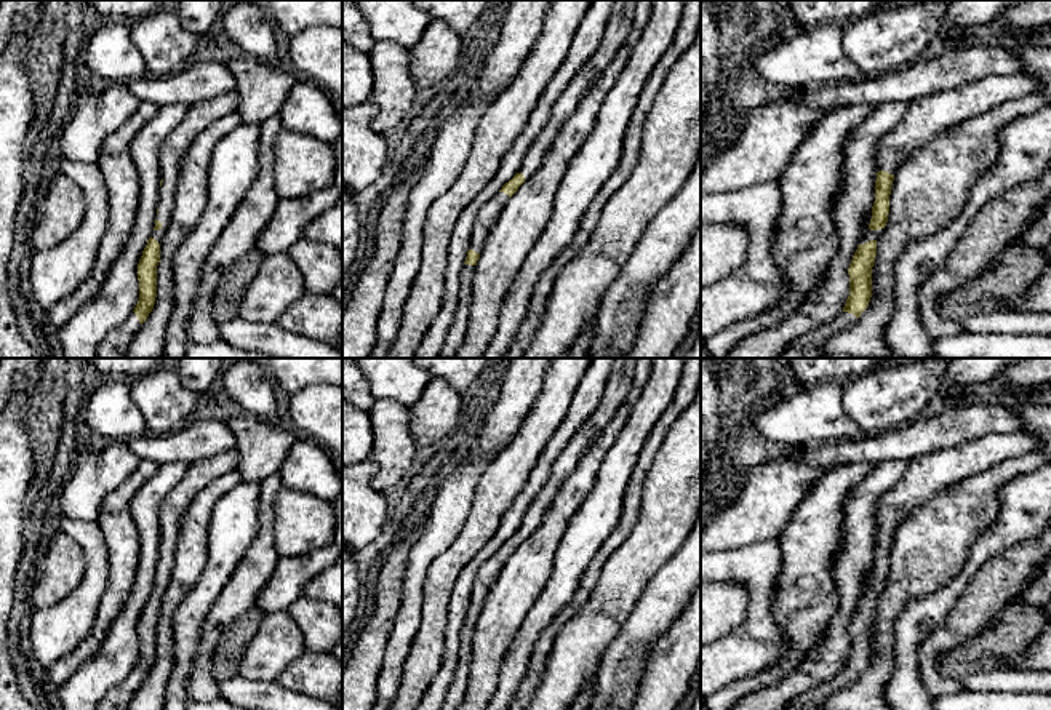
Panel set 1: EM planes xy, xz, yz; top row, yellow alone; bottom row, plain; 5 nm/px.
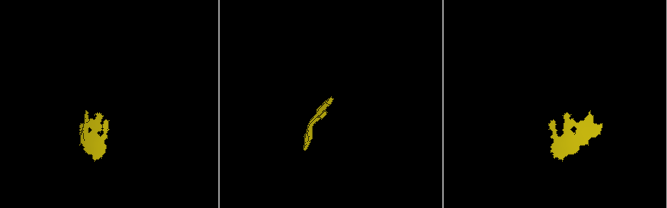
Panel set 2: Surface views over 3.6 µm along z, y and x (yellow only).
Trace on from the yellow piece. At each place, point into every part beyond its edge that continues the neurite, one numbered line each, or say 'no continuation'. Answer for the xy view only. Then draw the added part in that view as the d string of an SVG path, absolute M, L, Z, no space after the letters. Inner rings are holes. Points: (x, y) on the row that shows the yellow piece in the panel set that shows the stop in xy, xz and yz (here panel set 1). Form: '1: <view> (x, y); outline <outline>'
1: xy (200, 115); outline M235 91L190 106L186 118L160 144L158 157L163 182L158 193L158 214L155 219L162 222L162 227L152 233L152 238L158 243L162 243L171 219L184 152L206 126L214 120L235 112L237 106L238 94Z

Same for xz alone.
1: xz (488, 215); outline M499 192L478 211L470 235L470 249L474 249L478 254L483 251L486 238L507 201L509 201L509 195Z

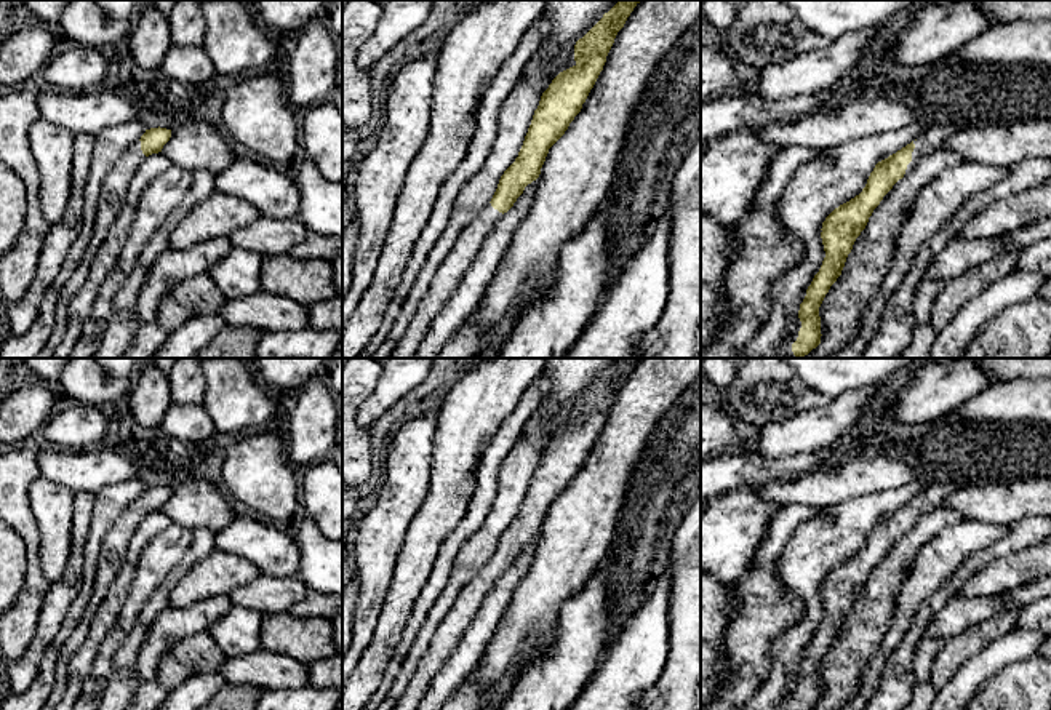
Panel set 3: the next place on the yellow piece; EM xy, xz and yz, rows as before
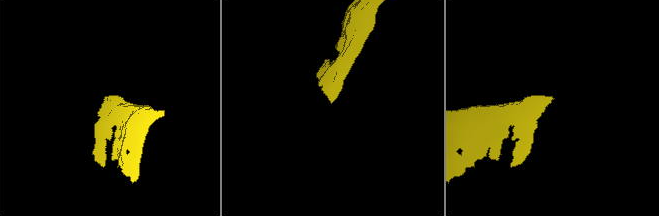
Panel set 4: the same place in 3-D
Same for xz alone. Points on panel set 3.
1: xz (447, 279); outline M488 203L485 209L461 232L453 249L435 272L429 291L421 301L405 334L387 358L414 358L429 331L429 325L459 286L462 277L470 269L475 256L501 216L502 213Z

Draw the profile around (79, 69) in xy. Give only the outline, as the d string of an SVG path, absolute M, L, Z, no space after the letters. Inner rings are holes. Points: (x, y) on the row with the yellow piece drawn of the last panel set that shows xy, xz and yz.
M75 46L54 54L43 75L58 91L88 93L102 88L107 62L101 50Z

